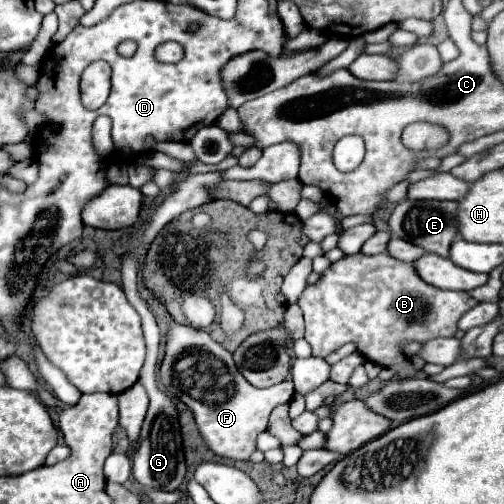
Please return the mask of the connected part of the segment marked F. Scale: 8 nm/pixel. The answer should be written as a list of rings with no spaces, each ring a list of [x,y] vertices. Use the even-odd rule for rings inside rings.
[[[175,320],[169,322],[167,330],[167,350],[159,368],[159,382],[163,390],[179,398],[195,418],[201,438],[207,448],[229,460],[247,460],[255,450],[255,438],[267,430],[267,418],[271,410],[279,404],[285,404],[293,396],[293,382],[285,380],[277,386],[259,390],[251,386],[219,342],[209,334],[191,326],[183,326]]]

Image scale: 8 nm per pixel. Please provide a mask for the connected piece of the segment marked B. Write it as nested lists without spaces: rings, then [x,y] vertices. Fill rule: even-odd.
[[[387,252],[365,256],[365,254],[353,254],[345,256],[337,262],[333,262],[319,278],[317,284],[307,286],[301,294],[297,306],[301,306],[305,316],[305,340],[313,348],[313,356],[325,358],[327,354],[335,352],[347,342],[355,342],[357,348],[375,364],[379,366],[395,366],[399,368],[399,378],[403,376],[415,376],[415,370],[405,366],[405,354],[399,348],[401,340],[417,340],[427,342],[431,338],[439,336],[453,336],[457,332],[457,320],[465,310],[473,308],[477,300],[473,300],[467,292],[451,292],[451,290],[439,290],[435,286],[429,286],[417,278],[413,264],[405,264],[401,260],[391,258]]]

